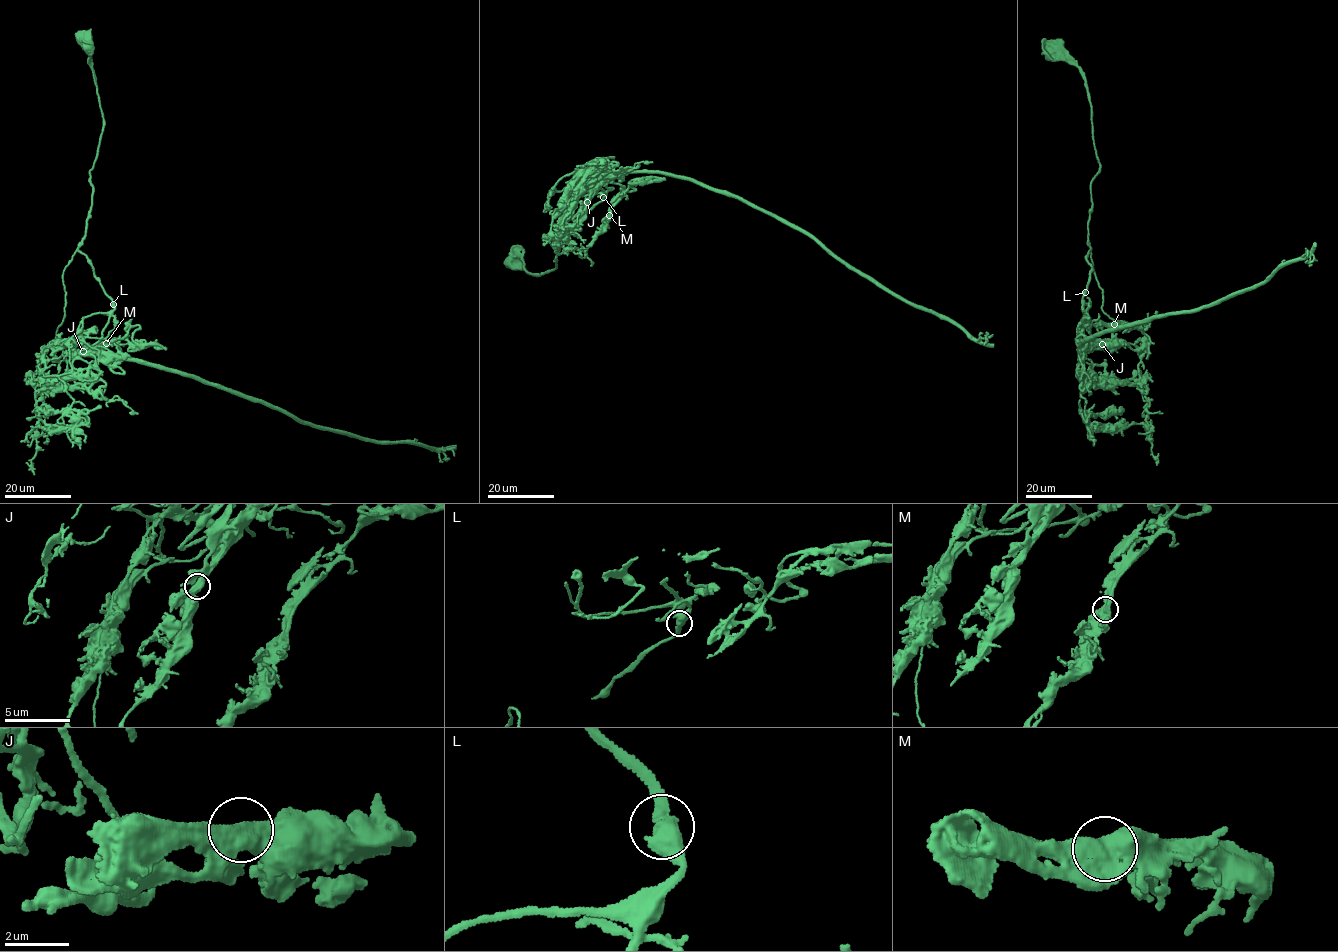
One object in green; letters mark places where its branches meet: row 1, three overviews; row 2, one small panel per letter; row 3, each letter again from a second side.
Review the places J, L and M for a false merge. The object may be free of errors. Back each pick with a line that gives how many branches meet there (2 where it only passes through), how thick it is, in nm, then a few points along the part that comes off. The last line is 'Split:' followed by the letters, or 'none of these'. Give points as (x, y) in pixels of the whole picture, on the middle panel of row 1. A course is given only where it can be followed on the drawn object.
J: 2 | 550 nm | (588, 202), (619, 172), (691, 178), (810, 233), (981, 342), (986, 332)
Split: J

